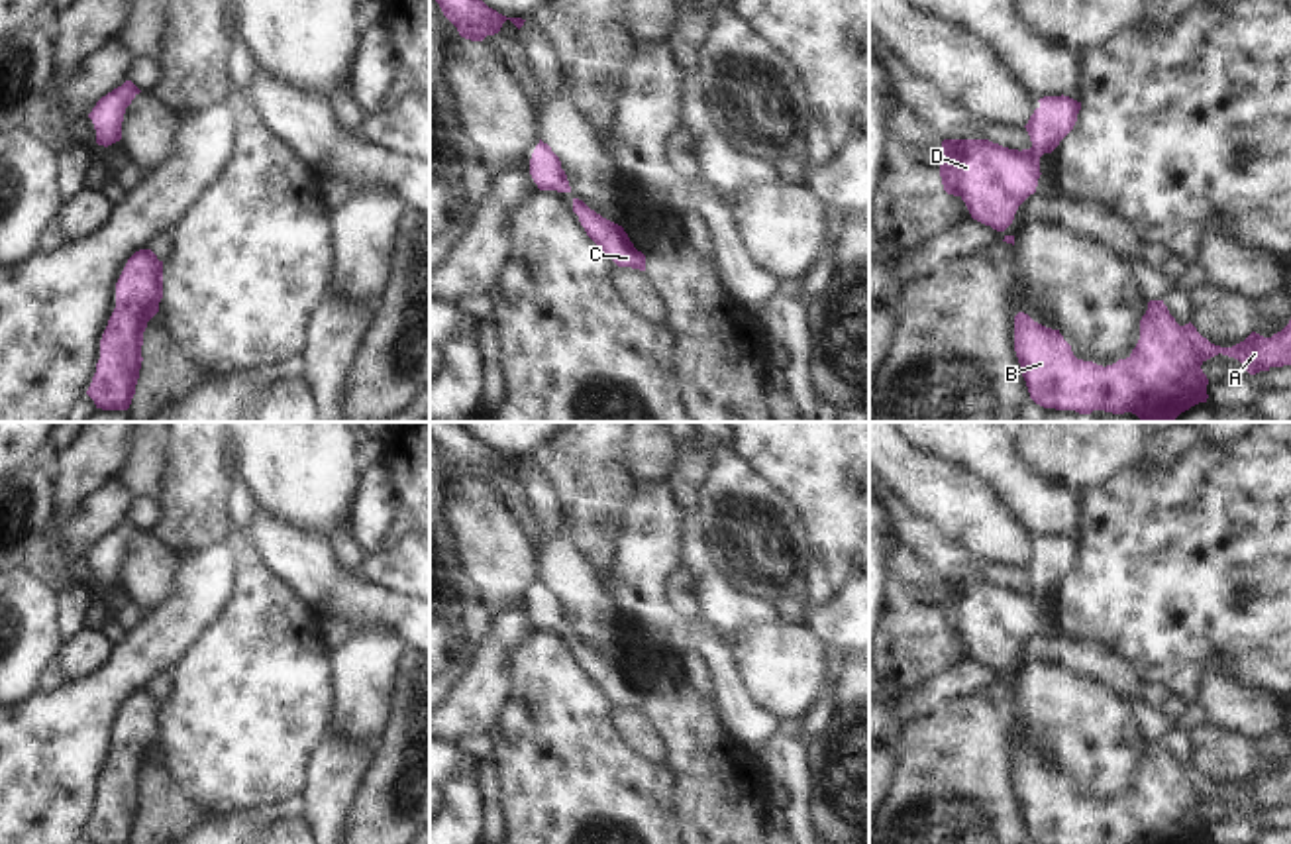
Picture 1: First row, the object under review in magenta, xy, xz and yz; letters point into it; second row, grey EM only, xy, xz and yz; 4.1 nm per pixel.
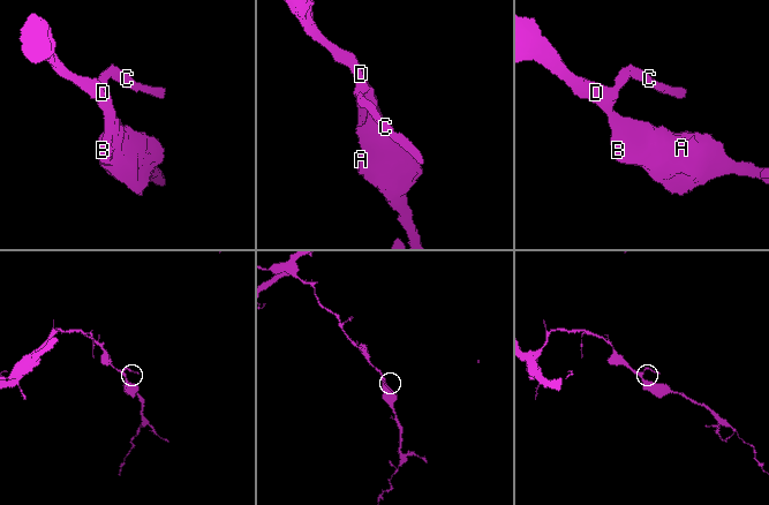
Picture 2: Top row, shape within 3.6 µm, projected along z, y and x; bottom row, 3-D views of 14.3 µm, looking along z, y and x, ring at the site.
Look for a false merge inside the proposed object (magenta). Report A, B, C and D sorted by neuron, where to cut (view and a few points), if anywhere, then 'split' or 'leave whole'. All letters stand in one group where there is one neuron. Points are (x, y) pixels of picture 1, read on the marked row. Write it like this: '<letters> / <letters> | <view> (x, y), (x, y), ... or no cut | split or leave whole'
A B C D | no cut | leave whole

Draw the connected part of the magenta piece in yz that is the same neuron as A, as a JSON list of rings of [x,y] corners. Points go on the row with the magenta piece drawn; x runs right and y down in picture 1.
[[[1150,300],[1132,353],[1103,367],[1077,359],[1059,330],[1018,312],[1014,351],[1030,398],[1044,408],[1132,412],[1142,422],[1173,422],[1207,402],[1209,379],[1201,365],[1218,353],[1238,359],[1250,375],[1291,365],[1291,320],[1271,338],[1252,332],[1244,342],[1220,347],[1191,322],[1179,326],[1163,300]]]

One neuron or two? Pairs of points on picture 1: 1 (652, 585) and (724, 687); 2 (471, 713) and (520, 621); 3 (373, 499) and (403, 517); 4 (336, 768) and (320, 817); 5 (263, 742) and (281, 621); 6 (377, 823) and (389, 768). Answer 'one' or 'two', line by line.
1: one
2: one
3: two
4: one
5: one
6: one

